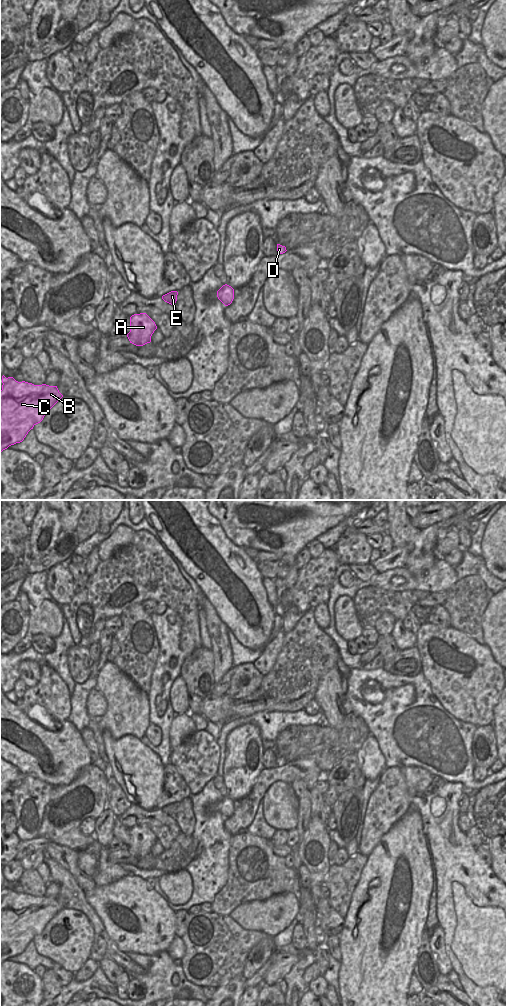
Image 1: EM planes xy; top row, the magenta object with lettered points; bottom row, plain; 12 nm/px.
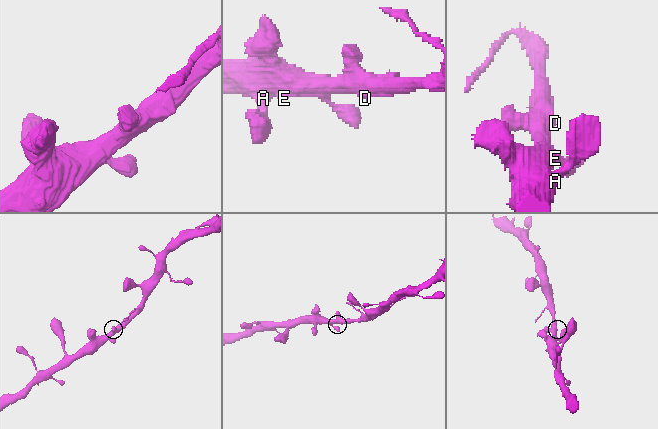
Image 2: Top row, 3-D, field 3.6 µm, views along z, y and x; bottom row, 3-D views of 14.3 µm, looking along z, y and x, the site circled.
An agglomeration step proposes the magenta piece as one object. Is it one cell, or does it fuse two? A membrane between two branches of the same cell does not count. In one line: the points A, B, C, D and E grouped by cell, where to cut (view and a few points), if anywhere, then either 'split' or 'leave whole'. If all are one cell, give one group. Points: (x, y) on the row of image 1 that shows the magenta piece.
A B C D E; no cut; leave whole

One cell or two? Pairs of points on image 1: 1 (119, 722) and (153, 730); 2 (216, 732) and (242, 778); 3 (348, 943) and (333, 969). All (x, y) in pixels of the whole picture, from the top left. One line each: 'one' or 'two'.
1: two
2: two
3: two

